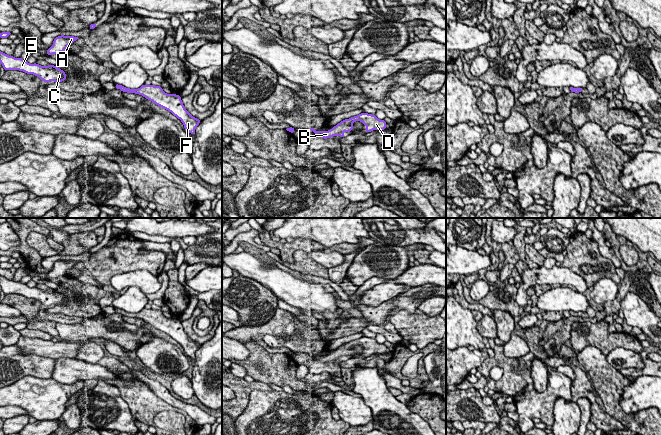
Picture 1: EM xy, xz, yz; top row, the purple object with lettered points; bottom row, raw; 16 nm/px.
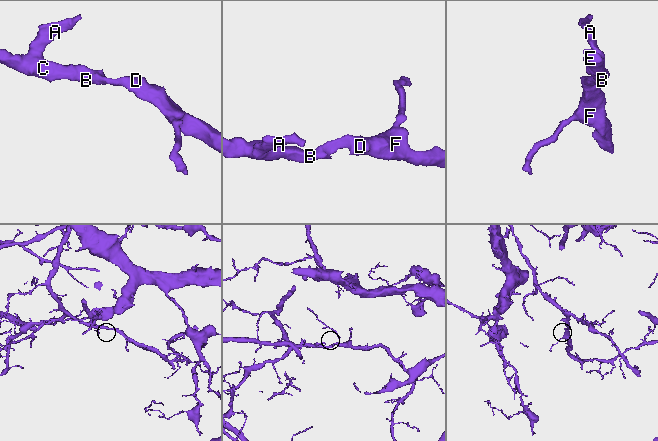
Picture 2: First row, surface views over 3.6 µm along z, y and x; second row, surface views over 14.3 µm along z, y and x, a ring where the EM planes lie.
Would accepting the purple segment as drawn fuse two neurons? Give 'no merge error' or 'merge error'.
no merge error

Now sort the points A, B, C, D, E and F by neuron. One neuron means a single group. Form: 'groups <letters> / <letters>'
groups A B C D E F

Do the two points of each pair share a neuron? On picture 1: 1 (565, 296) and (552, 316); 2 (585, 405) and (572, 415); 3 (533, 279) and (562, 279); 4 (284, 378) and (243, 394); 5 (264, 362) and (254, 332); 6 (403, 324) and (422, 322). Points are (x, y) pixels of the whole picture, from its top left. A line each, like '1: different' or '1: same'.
1: different
2: different
3: same
4: different
5: different
6: same

